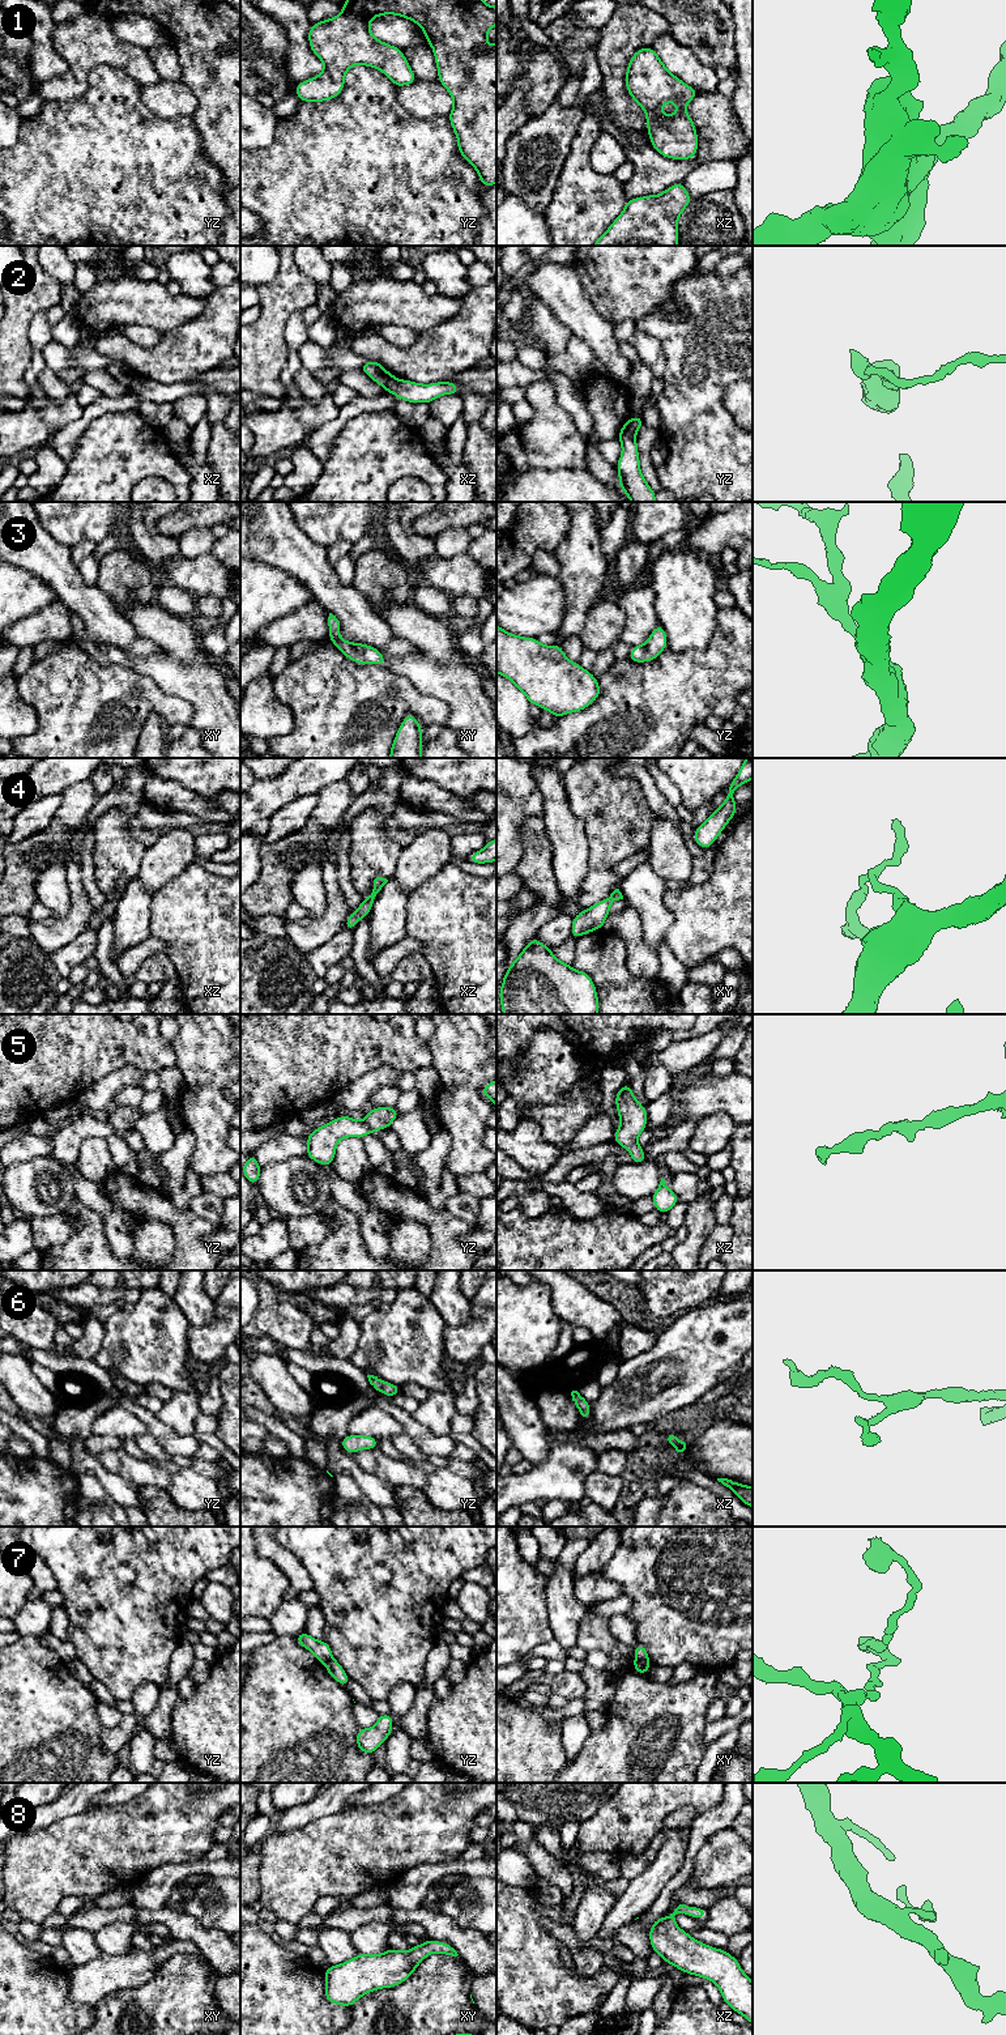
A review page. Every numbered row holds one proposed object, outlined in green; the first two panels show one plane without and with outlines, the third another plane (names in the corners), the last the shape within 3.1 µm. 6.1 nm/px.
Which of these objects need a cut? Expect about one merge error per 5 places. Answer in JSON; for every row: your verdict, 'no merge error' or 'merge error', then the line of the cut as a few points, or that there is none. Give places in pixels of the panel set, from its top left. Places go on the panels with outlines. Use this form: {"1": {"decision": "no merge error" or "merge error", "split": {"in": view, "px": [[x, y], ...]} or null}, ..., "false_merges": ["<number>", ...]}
{"1": {"decision": "no merge error", "split": null}, "2": {"decision": "merge error", "split": {"in": "yz", "px": [[629, 420], [635, 431]]}}, "3": {"decision": "no merge error", "split": null}, "4": {"decision": "no merge error", "split": null}, "5": {"decision": "no merge error", "split": null}, "6": {"decision": "no merge error", "split": null}, "7": {"decision": "merge error", "split": {"in": "xy", "px": [[635, 1659], [646, 1659], [648, 1661]]}}, "8": {"decision": "no merge error", "split": null}, "false_merges": ["2", "7"]}

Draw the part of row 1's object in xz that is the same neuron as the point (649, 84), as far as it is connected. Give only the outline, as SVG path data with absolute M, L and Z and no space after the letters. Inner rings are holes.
M652 47L639 48L625 77L631 98L644 110L651 145L665 158L692 159L699 137L686 106L700 91L670 73ZM677 103L675 115L662 115L661 106Z

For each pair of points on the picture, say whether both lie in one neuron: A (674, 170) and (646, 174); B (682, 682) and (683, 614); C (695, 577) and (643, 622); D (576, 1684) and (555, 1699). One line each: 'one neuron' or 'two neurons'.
A: one neuron
B: two neurons
C: two neurons
D: two neurons

